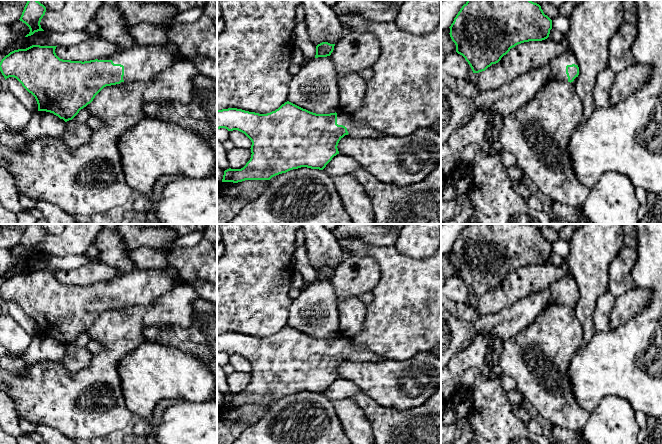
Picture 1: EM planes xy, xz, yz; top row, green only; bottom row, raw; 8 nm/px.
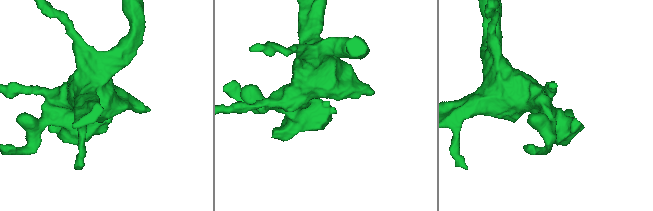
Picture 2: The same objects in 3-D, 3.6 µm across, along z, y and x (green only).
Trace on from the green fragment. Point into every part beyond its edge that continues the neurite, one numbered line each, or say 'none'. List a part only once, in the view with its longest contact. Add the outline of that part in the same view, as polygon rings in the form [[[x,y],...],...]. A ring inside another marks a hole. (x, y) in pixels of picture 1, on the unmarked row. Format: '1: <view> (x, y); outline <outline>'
1: xy (141, 287); outline [[[174,268],[166,271],[133,270],[98,284],[112,284],[124,290],[123,306],[147,305],[171,291],[181,279]]]

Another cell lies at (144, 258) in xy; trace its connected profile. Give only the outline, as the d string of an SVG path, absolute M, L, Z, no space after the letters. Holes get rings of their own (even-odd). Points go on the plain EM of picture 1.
M139 247L129 251L129 257L137 270L166 271L169 267L166 254L150 247Z

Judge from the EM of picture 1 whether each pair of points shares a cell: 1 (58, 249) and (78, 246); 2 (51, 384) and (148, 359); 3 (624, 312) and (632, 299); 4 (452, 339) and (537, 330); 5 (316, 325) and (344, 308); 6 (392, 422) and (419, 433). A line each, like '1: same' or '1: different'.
1: same
2: different
3: same
4: different
5: different
6: same

